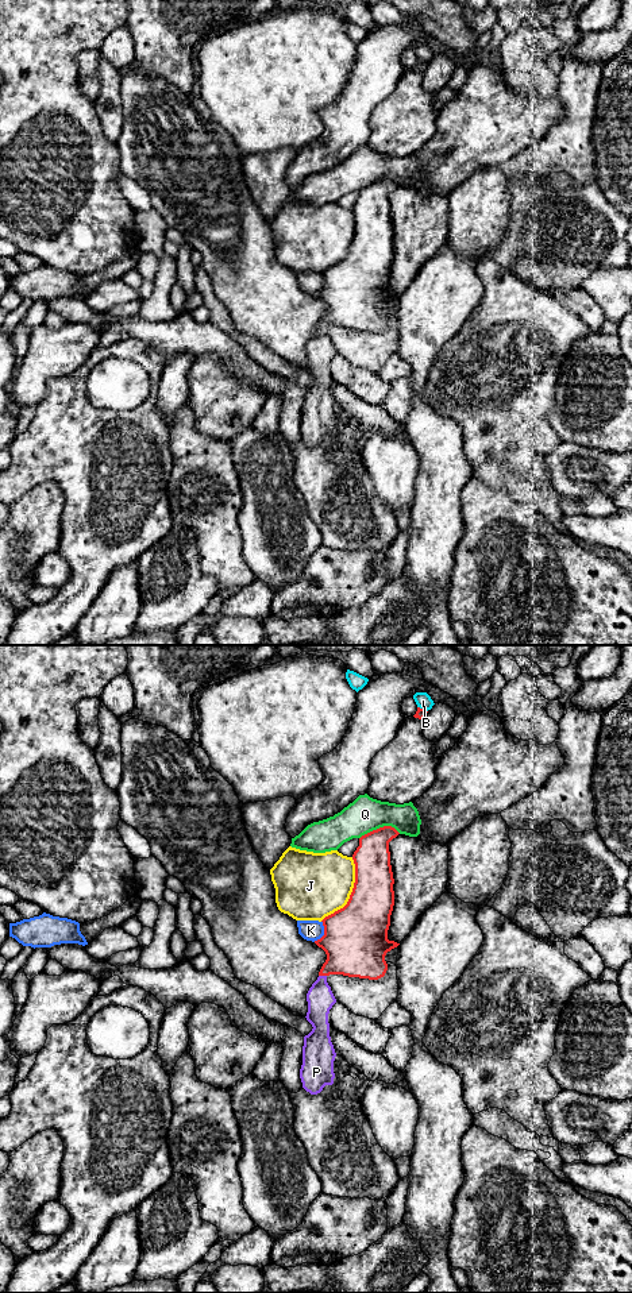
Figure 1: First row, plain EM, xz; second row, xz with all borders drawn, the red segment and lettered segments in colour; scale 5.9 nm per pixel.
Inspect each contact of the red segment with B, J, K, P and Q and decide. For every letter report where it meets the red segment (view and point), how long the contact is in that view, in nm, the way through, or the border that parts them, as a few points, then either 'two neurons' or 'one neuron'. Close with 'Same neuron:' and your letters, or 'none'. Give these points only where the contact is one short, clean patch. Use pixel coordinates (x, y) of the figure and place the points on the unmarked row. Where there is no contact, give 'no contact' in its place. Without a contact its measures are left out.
B: xz (423, 61) | 70 nm | two neurons
J: xz (351, 246) | 440 nm | two neurons
K: xz (324, 285) | 140 nm | two neurons
P: xz (323, 327) | 50 nm | one neuron
Q: xz (380, 180) | 260 nm | along xz (400, 185), (390, 178), (380, 178), (359, 190) | two neurons
Same neuron: P

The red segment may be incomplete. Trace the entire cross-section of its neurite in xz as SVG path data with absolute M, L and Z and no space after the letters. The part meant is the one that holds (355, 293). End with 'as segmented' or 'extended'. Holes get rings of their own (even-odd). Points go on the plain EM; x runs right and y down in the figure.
M384 178L359 190L359 198L352 207L355 235L350 251L343 260L321 273L324 287L315 293L315 296L325 304L327 312L319 324L317 332L307 346L308 364L305 370L313 381L304 389L302 417L300 421L302 440L311 447L320 445L325 437L332 437L335 431L334 413L336 405L330 389L328 366L336 351L327 335L327 329L330 327L343 327L378 332L388 323L386 305L400 297L388 292L390 267L394 258L394 231L390 217L389 194L398 186L394 180Z | extended

